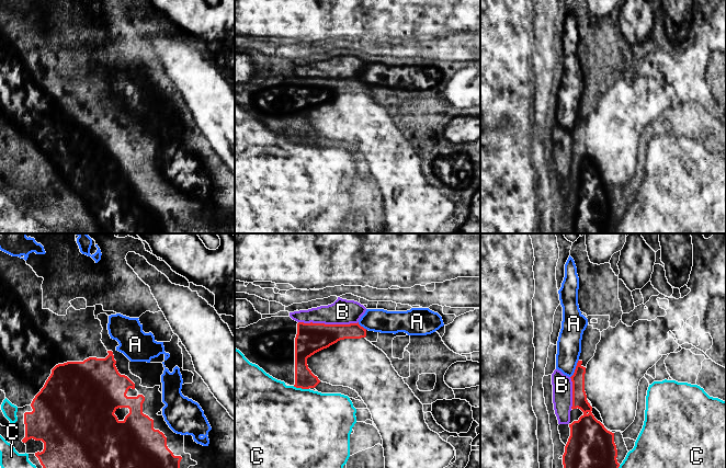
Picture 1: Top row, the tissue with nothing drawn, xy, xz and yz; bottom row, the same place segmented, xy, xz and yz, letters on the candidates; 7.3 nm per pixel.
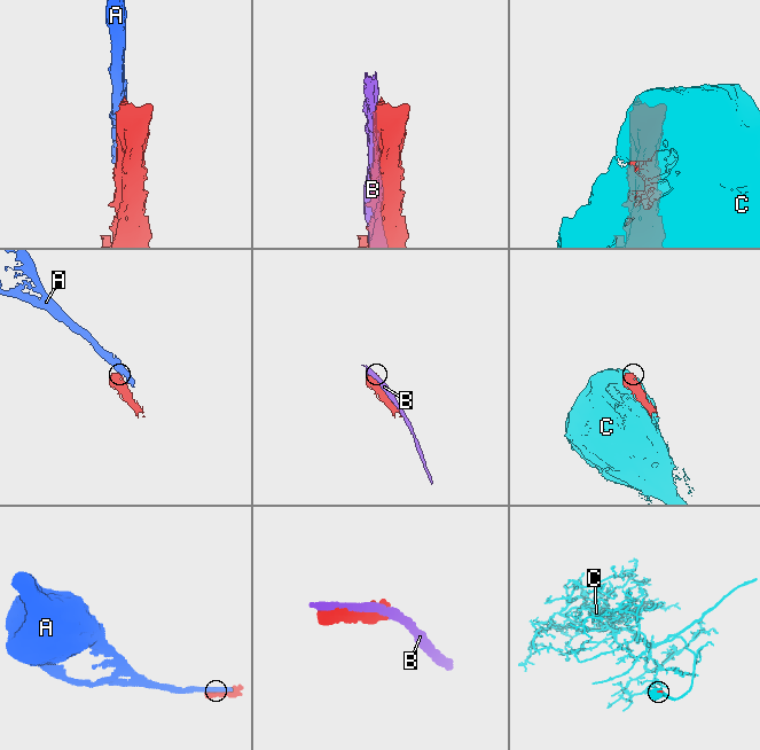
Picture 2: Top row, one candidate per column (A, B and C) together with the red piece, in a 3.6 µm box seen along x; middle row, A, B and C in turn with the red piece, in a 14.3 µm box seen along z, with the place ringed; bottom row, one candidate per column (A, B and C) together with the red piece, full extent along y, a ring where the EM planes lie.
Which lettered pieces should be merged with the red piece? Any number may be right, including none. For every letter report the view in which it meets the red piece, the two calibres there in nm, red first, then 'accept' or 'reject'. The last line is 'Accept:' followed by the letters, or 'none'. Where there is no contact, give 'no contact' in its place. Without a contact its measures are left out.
A: meets red in yz; 110 nm thick on the red side, 180 nm on the other; reject
B: meets red in xz; 220 nm thick on the red side, 190 nm on the other; reject
C: meets red in xz; 140 nm thick on the red side, 480 nm on the other; reject
Accept: none

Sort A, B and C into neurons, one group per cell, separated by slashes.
A / B / C

